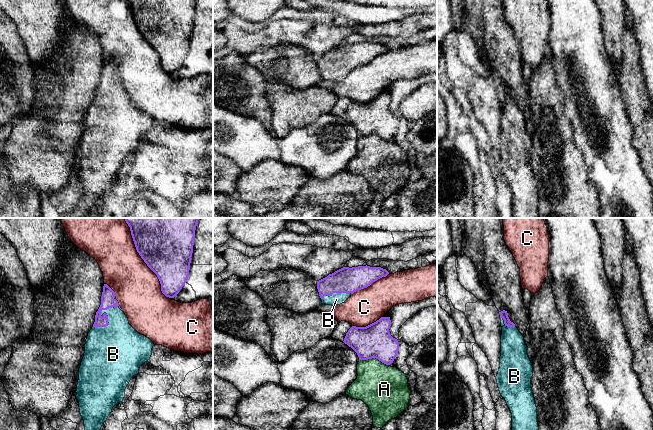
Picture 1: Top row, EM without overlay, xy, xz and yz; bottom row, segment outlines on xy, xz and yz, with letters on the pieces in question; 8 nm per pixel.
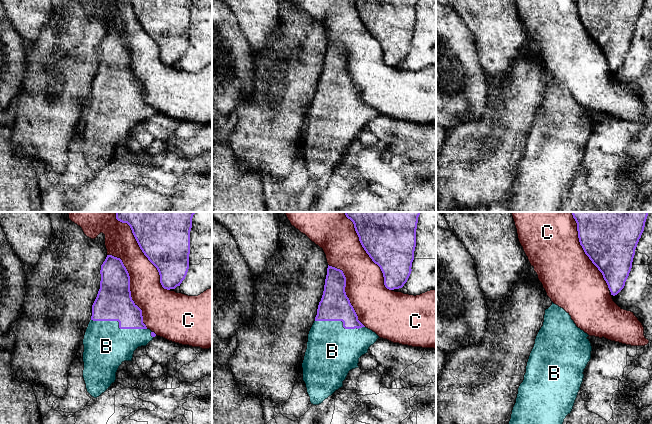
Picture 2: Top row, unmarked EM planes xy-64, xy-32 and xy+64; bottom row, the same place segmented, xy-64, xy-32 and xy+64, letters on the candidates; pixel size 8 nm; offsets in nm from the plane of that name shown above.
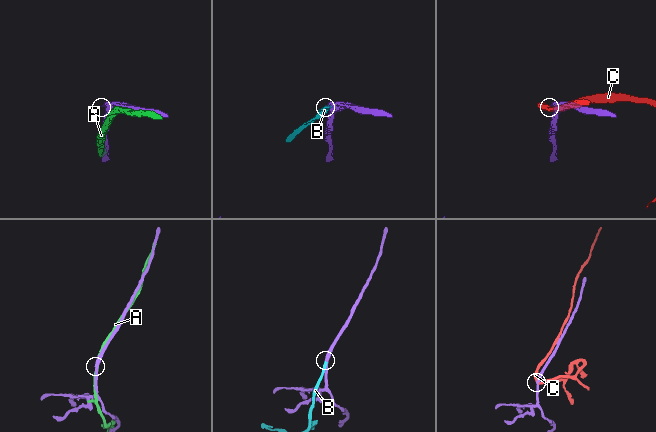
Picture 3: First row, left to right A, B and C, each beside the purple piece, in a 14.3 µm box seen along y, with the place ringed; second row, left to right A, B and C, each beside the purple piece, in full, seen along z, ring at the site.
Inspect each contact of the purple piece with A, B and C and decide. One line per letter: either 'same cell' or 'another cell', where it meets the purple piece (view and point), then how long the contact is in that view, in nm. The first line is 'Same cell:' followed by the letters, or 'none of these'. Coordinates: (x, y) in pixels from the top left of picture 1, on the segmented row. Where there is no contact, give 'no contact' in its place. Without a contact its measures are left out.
Same cell: B
A: another cell; meets purple in xz at (374, 357); contact 260 nm long
B: same cell; meets purple in xy at (106, 314); contact 280 nm long
C: another cell; meets purple in xy at (142, 258); contact 750 nm long

